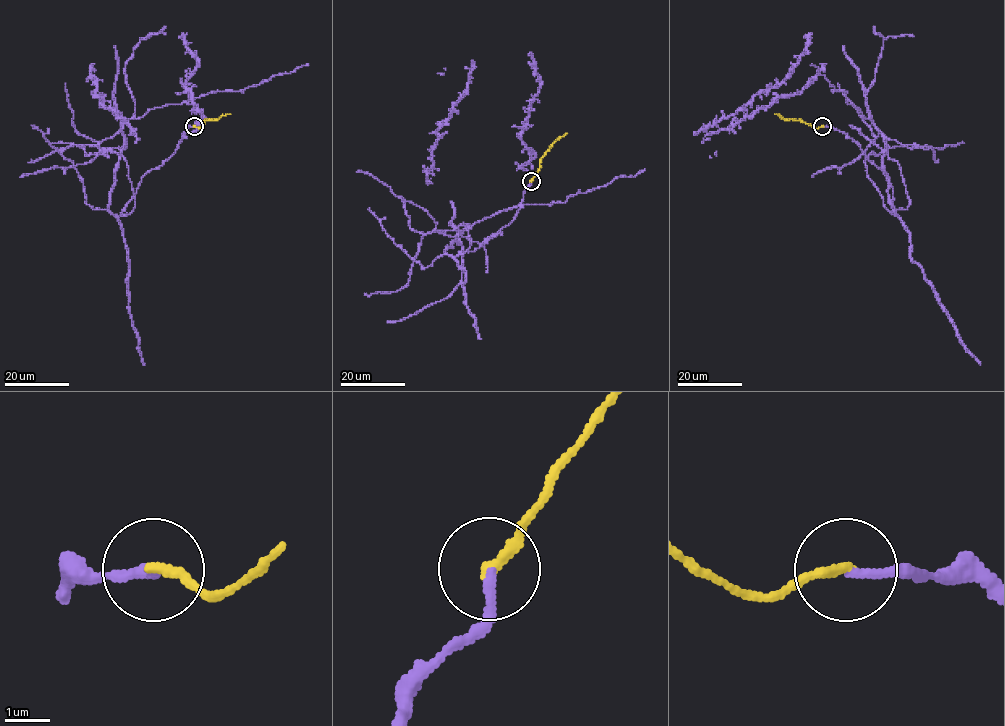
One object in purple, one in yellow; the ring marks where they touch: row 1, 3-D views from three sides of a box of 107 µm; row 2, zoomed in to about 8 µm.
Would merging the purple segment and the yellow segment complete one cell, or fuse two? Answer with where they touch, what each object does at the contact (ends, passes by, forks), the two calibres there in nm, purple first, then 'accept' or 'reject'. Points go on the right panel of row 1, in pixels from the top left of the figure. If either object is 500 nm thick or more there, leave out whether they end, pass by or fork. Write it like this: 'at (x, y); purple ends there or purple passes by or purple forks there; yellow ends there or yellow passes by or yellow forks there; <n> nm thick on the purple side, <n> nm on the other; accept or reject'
at (822, 126); purple ends there; yellow ends there; 180 nm thick on the purple side, 240 nm on the other; accept

